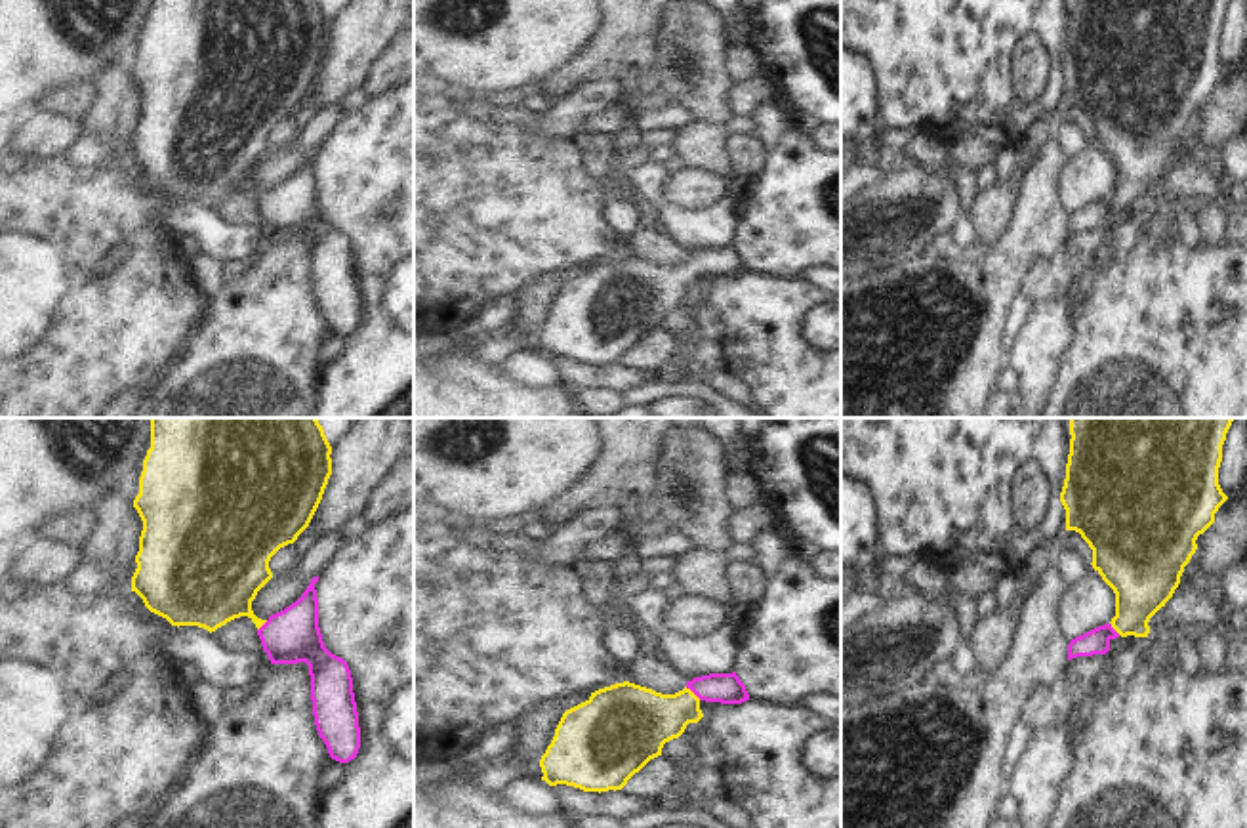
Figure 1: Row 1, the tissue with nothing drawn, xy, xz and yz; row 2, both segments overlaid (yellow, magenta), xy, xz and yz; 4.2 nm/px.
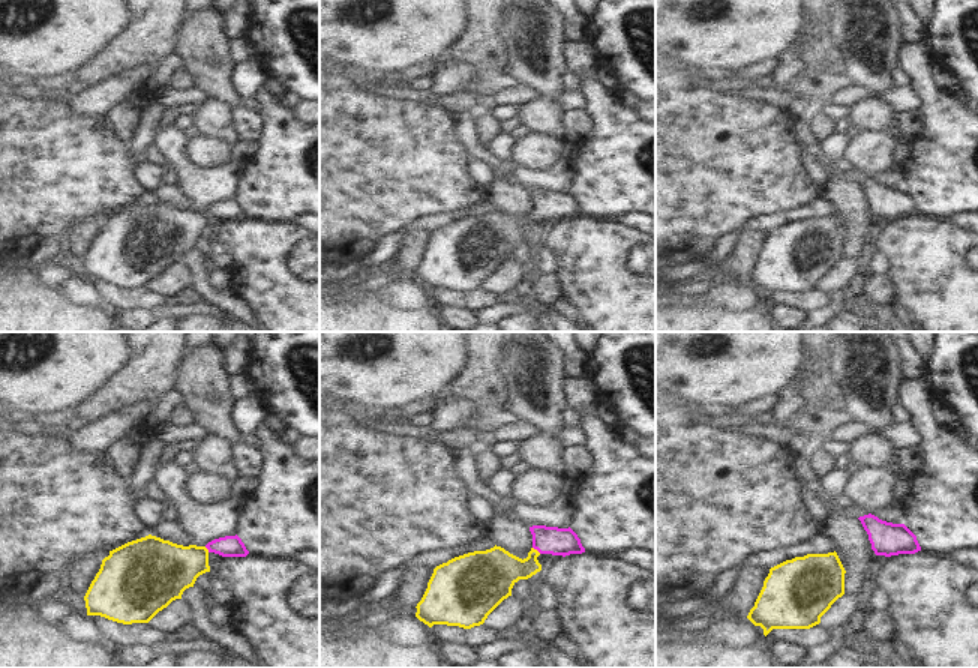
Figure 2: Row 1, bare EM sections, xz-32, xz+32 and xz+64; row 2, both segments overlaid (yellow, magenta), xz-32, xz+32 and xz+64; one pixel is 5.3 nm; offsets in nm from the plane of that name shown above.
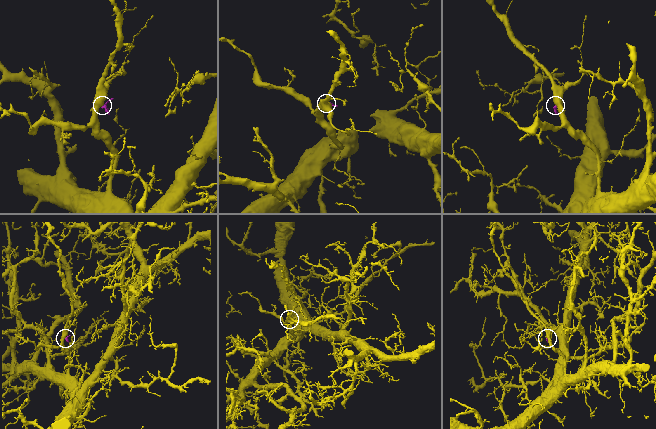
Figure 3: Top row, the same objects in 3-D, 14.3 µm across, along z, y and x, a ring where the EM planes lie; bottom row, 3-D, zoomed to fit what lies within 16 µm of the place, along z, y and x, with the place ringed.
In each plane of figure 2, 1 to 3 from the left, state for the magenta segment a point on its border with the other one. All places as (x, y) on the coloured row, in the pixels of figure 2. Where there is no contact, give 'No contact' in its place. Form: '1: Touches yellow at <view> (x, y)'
1: Touches yellow at xz-32 (207, 550)
2: Touches yellow at xz+32 (536, 550)
3: No contact.

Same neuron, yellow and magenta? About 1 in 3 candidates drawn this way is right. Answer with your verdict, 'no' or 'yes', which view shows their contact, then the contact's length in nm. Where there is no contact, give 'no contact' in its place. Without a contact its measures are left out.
yes; meets yellow in xz; contact 90 nm long

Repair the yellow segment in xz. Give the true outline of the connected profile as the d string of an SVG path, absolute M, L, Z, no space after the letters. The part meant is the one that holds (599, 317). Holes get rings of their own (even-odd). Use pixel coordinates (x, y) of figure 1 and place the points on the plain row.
M736 244L694 250L675 267L629 254L599 261L562 286L540 332L542 353L599 366L622 362L665 315L704 290L702 273L742 277L749 267Z

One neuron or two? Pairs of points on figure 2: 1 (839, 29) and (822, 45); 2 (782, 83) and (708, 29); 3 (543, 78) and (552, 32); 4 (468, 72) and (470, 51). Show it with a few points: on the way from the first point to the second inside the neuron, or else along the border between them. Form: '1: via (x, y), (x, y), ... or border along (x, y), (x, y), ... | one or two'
1: border along (830, 15), (830, 35), (843, 59) | two
2: border along (792, 48), (779, 60) | two
3: via (549, 66), (549, 44) | one
4: border along (468, 62), (450, 60), (435, 77) | two

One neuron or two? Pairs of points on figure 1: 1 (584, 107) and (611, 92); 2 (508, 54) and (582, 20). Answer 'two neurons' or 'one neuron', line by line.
1: one neuron
2: one neuron

